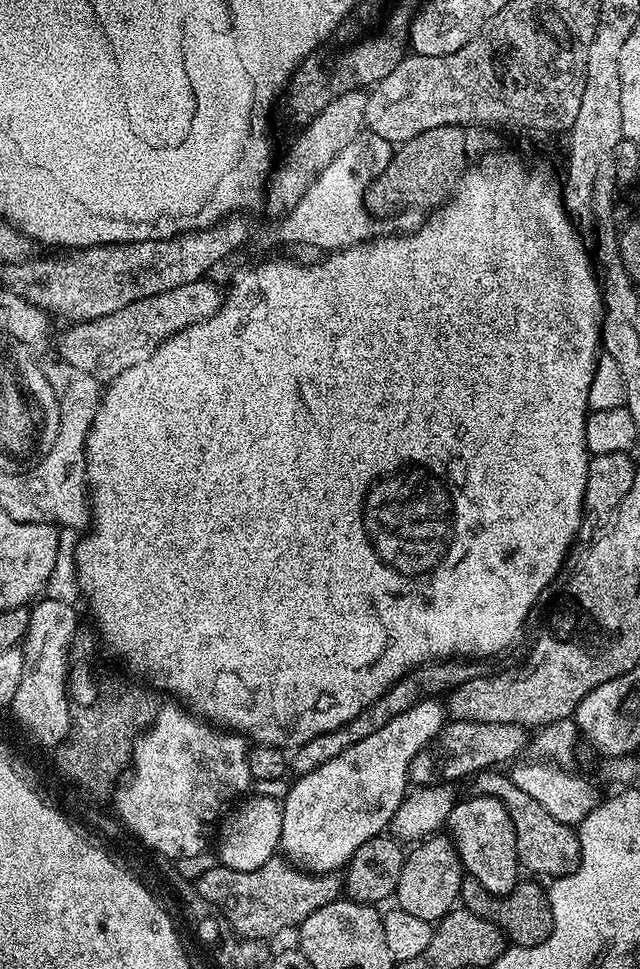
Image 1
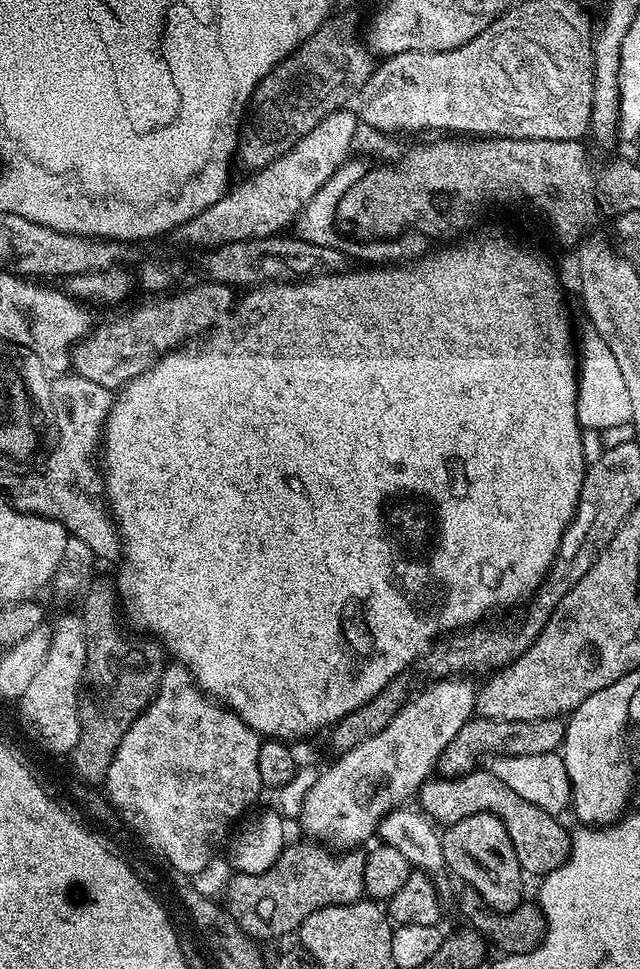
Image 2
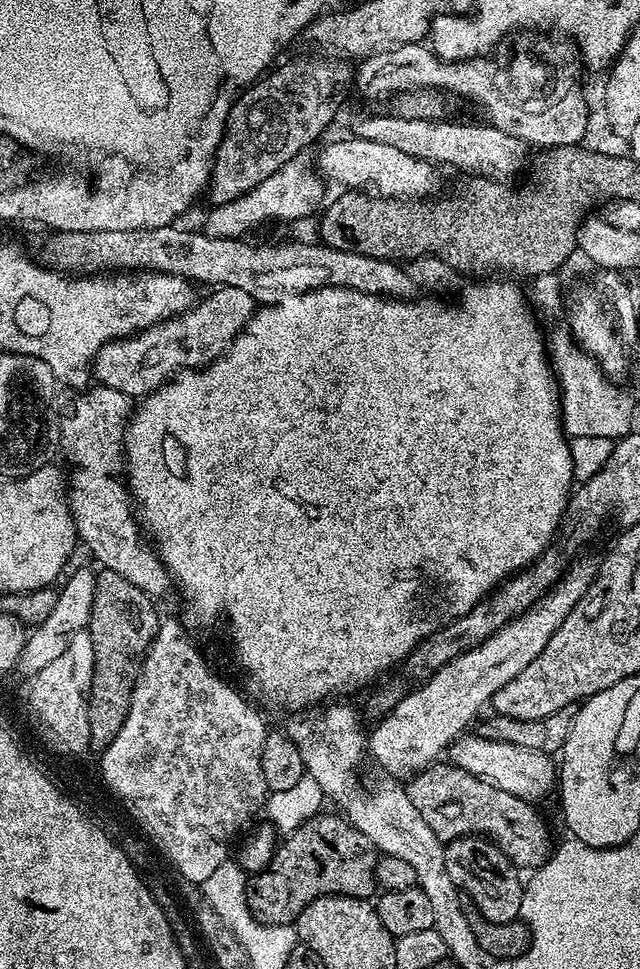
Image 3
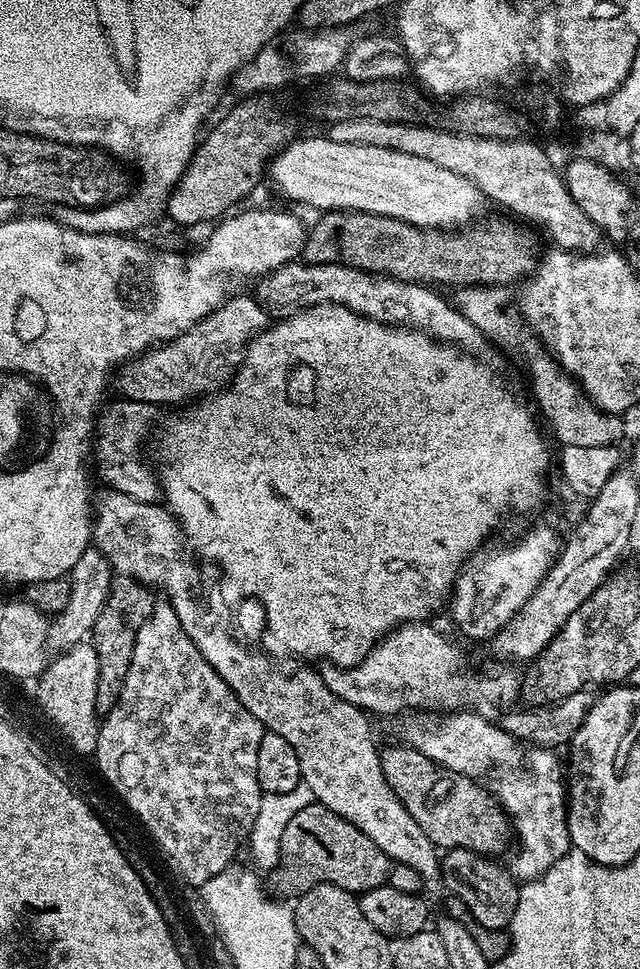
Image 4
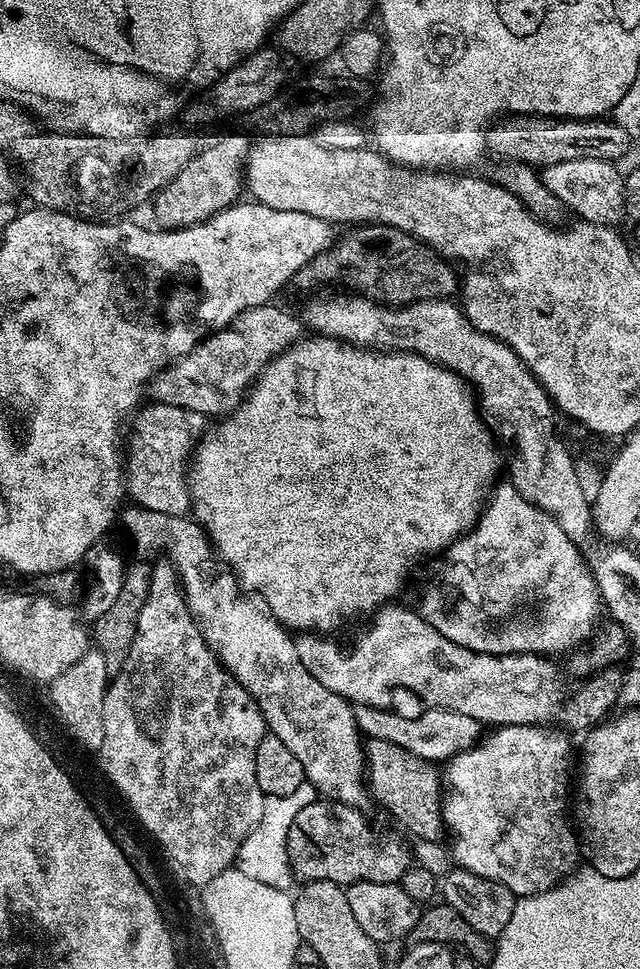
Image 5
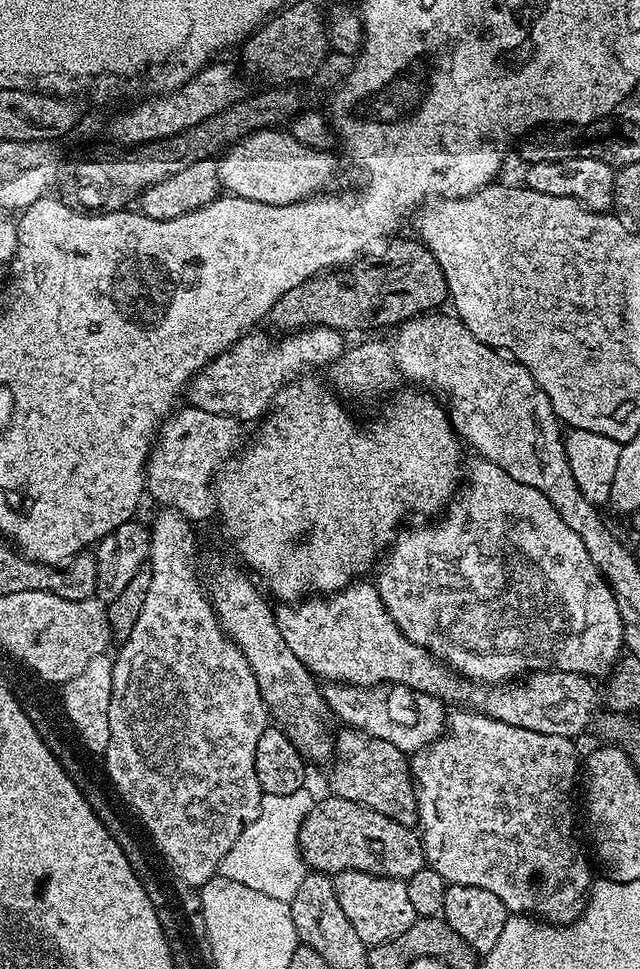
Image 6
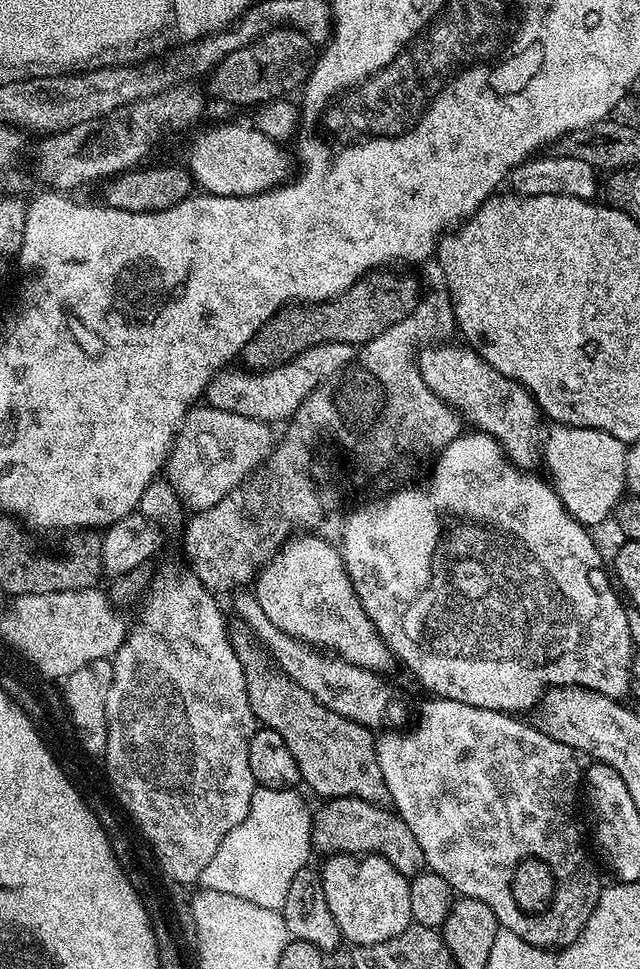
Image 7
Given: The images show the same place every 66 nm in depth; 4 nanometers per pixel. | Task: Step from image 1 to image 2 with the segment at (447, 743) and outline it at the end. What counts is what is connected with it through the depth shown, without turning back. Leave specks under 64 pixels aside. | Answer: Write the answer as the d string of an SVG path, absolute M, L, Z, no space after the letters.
M476 716L468 720L454 734L450 746L442 750L438 758L435 771L441 777L465 776L468 772L477 771L480 759L493 756L521 756L522 754L542 754L547 757L548 753L557 751L564 743L565 721L560 718L546 718L534 722L506 722L495 720L485 716Z

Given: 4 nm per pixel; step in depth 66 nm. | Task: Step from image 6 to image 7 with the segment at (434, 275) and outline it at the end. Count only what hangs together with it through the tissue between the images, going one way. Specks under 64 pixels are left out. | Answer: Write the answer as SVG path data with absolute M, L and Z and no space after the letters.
M372 270L354 286L350 286L343 294L332 300L325 300L322 304L311 306L285 306L275 312L254 334L254 338L244 347L242 364L245 369L254 372L263 372L269 368L278 368L282 364L289 364L294 357L316 344L342 342L353 346L362 346L367 340L378 338L382 330L390 330L394 322L402 322L406 314L414 310L422 297L420 284L412 276L399 276L396 270Z

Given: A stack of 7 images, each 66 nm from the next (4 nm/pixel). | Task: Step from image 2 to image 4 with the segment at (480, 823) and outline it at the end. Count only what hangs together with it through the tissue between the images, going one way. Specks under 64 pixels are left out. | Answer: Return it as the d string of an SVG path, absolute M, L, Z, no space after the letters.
M467 848L449 849L441 857L441 879L470 908L470 914L479 927L503 931L512 923L520 889L516 878L505 867L502 869L492 861L494 860Z

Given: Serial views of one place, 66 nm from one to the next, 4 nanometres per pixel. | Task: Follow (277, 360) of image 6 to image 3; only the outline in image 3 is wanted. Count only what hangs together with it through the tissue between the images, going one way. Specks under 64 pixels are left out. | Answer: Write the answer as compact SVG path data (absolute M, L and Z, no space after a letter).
M217 287L204 301L193 303L186 312L171 316L160 324L143 328L135 336L111 340L98 350L91 371L101 385L113 388L130 398L143 398L157 392L180 373L197 368L224 355L241 330L250 322L258 303L243 290Z

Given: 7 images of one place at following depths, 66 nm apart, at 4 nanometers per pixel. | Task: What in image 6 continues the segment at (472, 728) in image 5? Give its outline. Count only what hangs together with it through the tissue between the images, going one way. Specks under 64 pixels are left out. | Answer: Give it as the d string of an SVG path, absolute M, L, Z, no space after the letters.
M330 682L323 687L324 697L331 715L337 720L342 720L345 727L358 729L374 738L385 740L394 744L398 750L407 754L420 752L426 745L432 744L442 736L447 729L448 712L444 702L432 695L415 693L413 698L420 708L412 723L406 724L396 720L386 711L386 696L383 685L372 684L362 687L358 684L342 684Z

